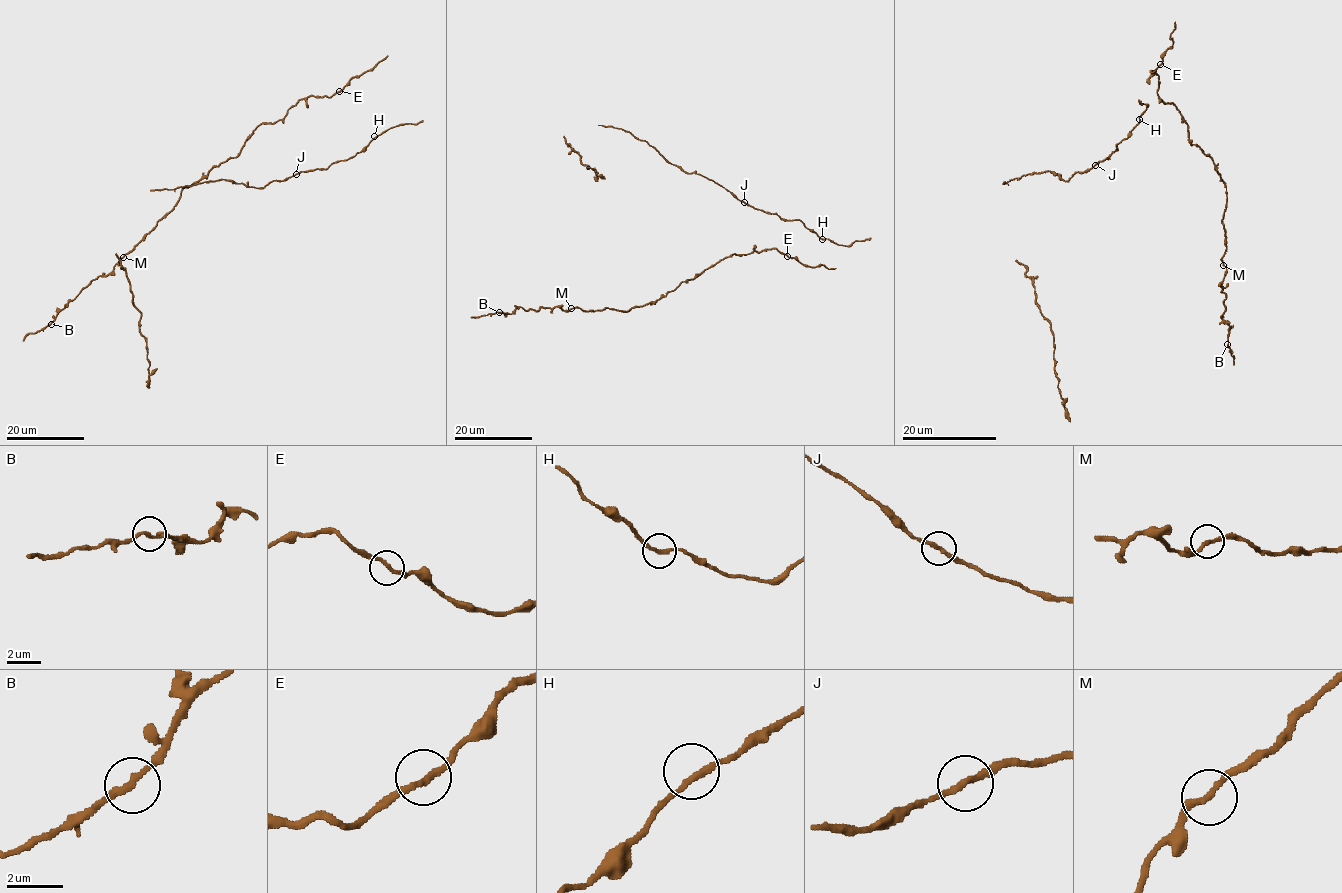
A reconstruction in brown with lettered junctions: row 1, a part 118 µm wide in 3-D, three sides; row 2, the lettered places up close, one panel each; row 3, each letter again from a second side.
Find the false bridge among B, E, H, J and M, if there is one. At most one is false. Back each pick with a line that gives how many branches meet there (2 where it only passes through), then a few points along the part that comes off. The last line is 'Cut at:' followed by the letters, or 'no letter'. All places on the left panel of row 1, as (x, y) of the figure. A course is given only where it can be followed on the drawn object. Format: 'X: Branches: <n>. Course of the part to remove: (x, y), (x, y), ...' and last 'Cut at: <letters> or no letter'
Cut at: no letter

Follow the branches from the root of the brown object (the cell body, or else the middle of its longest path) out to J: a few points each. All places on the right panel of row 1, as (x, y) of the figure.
J: (1139, 119), (1110, 157), (1095, 165)

